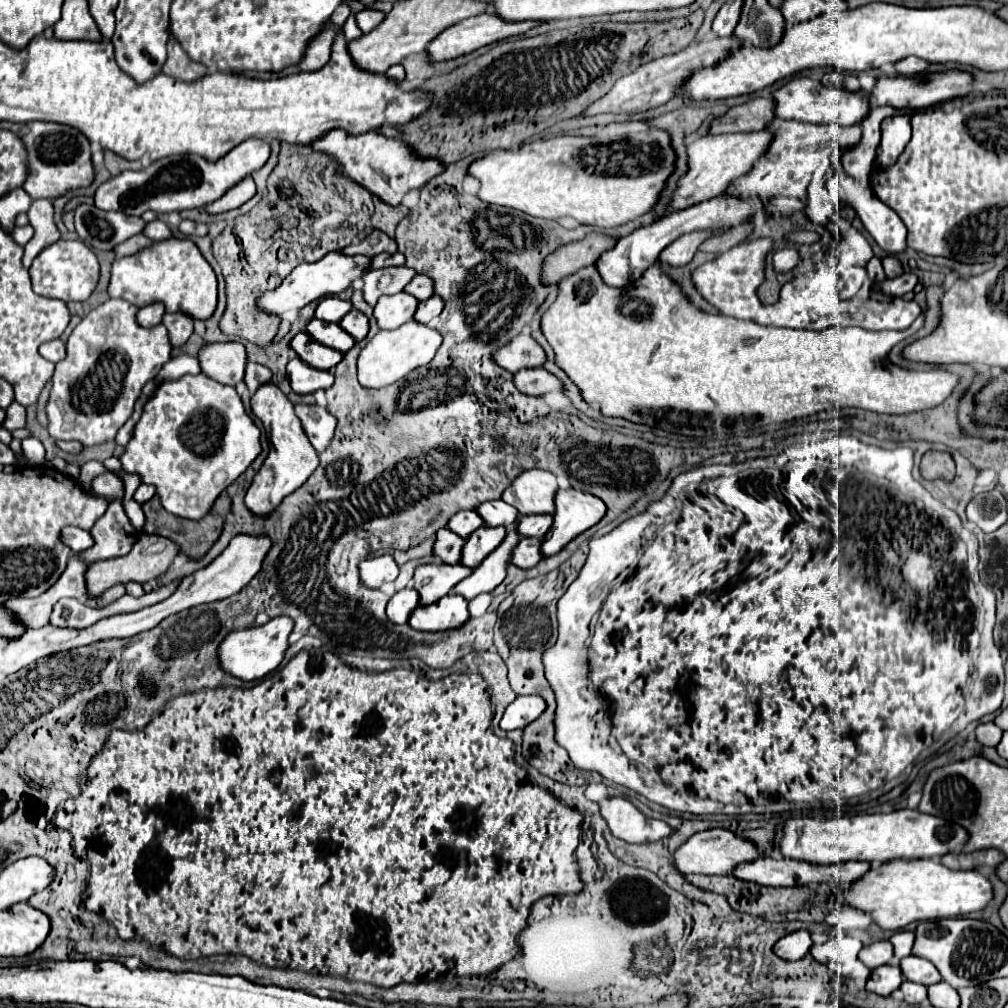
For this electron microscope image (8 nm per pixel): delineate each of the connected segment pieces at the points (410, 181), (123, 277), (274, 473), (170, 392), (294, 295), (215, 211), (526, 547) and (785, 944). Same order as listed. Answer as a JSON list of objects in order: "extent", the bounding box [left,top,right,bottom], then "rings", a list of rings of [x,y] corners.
[{"extent":[309,129,445,205],"rings":[[[341,129],[327,131],[321,139],[315,139],[309,145],[313,151],[323,151],[331,155],[337,163],[343,165],[343,173],[373,193],[387,205],[401,205],[401,199],[411,189],[421,189],[433,175],[439,175],[445,167],[437,163],[437,159],[417,159],[409,145],[401,143],[401,139],[387,139],[375,131],[367,131],[365,135],[349,135]]]},{"extent":[109,237,217,321],"rings":[[[173,237],[153,243],[153,247],[143,249],[137,255],[117,259],[111,267],[109,295],[137,307],[159,301],[167,307],[167,313],[181,311],[195,321],[205,321],[217,307],[217,277],[193,241]]]},{"extent":[245,383,319,517],"rings":[[[267,383],[265,387],[259,387],[259,391],[251,397],[251,409],[255,417],[263,421],[271,443],[271,453],[267,455],[263,467],[257,471],[251,487],[247,489],[245,507],[257,517],[267,517],[275,511],[277,505],[281,505],[287,495],[297,491],[309,479],[309,475],[313,475],[313,471],[319,467],[319,457],[317,451],[313,451],[313,445],[309,443],[305,431],[301,431],[301,423],[293,413],[293,403],[277,385]]]},{"extent":[119,375,261,519],"rings":[[[185,375],[177,381],[165,381],[147,401],[131,441],[119,457],[123,471],[141,477],[141,483],[153,485],[165,511],[183,519],[201,519],[213,507],[213,501],[223,493],[261,453],[259,429],[245,413],[241,397],[229,385],[221,385],[207,375]]]},{"extent":[257,251,371,317],"rings":[[[333,251],[329,255],[325,255],[321,261],[317,263],[301,263],[297,265],[279,287],[275,287],[273,291],[265,291],[259,299],[257,299],[257,309],[267,313],[267,315],[277,315],[281,317],[285,311],[291,309],[301,309],[311,301],[317,301],[323,295],[335,295],[345,291],[353,279],[363,277],[367,265],[371,263],[371,259],[363,259],[363,255],[355,255],[355,257],[347,257],[341,255],[339,251]]]},{"extent":[205,177,257,215],"rings":[[[249,177],[249,179],[243,179],[243,181],[239,181],[235,187],[231,187],[221,199],[209,203],[209,205],[205,207],[205,211],[207,211],[209,215],[219,215],[219,213],[237,209],[237,207],[241,207],[243,203],[247,203],[255,193],[257,193],[255,181],[253,181],[251,177]]]},{"extent":[509,539,541,569],"rings":[[[521,539],[517,547],[511,551],[509,563],[519,569],[531,569],[541,561],[541,539]]]},{"extent":[773,931,811,961],"rings":[[[807,931],[789,933],[783,939],[779,939],[775,943],[775,947],[773,947],[775,955],[781,957],[781,959],[785,959],[785,961],[803,959],[809,949],[811,949],[811,935]]]}]

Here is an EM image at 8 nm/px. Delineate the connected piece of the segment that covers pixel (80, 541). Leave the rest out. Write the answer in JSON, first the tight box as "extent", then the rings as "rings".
{"extent":[59,527,93,553],"rings":[[[63,527],[61,537],[59,537],[73,553],[85,551],[93,545],[93,539],[89,539],[89,531],[77,529],[77,527]]]}

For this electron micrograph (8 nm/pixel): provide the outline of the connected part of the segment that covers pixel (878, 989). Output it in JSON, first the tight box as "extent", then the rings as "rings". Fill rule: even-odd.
{"extent":[867,965,903,997],"rings":[[[881,965],[881,967],[871,971],[871,975],[867,979],[867,991],[887,997],[895,989],[899,989],[901,983],[903,983],[903,975],[901,975],[899,967],[895,967],[895,965]]]}

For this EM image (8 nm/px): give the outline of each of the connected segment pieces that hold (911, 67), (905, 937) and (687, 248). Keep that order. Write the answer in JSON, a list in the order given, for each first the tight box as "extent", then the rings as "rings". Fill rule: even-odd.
[{"extent":[895,57,929,77],"rings":[[[905,57],[905,59],[897,61],[895,69],[897,69],[897,73],[899,73],[899,75],[913,77],[913,75],[925,73],[925,71],[929,69],[929,63],[927,63],[925,59],[919,59],[919,57]]]},{"extent":[891,931,913,959],"rings":[[[899,931],[895,933],[891,939],[891,945],[893,945],[893,951],[895,951],[895,957],[897,959],[903,959],[911,953],[911,947],[913,947],[913,933],[911,931]]]},{"extent":[659,235,691,265],"rings":[[[691,235],[675,239],[669,247],[665,247],[665,251],[661,251],[659,259],[669,265],[687,265],[691,261]]]}]

